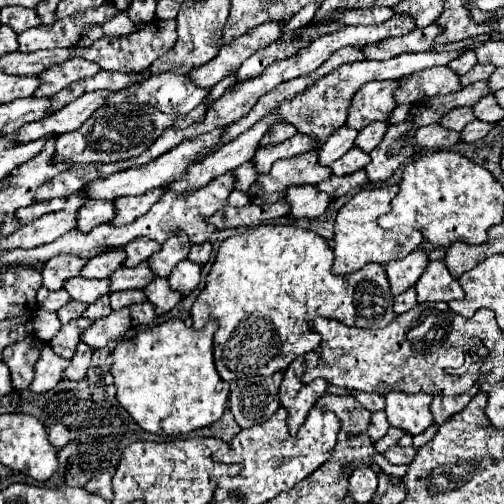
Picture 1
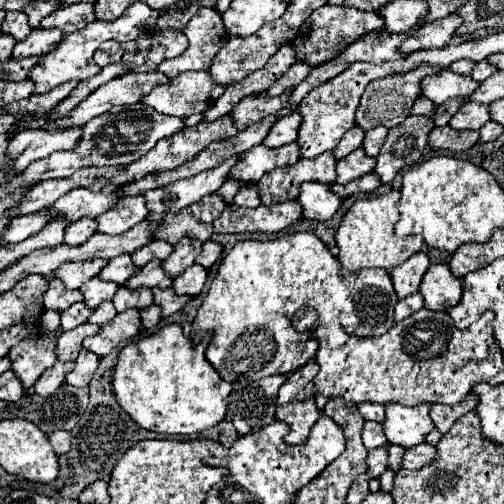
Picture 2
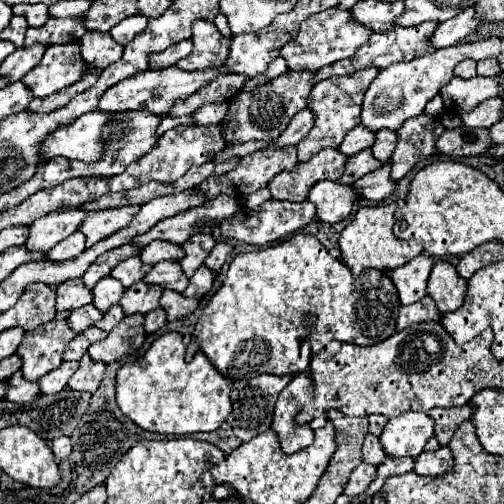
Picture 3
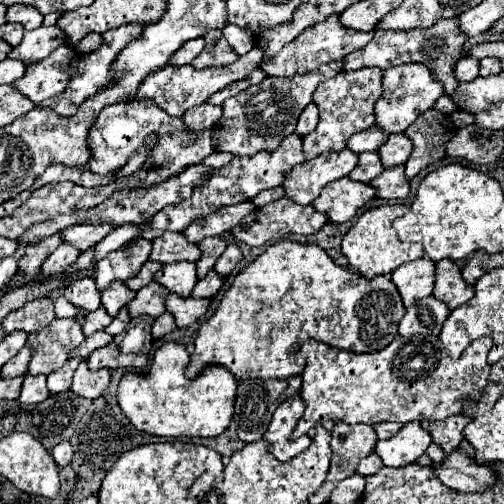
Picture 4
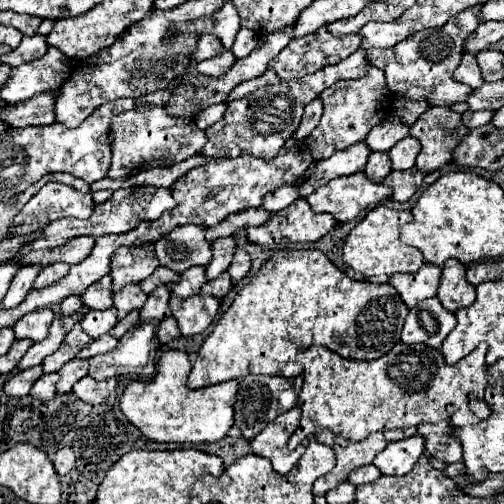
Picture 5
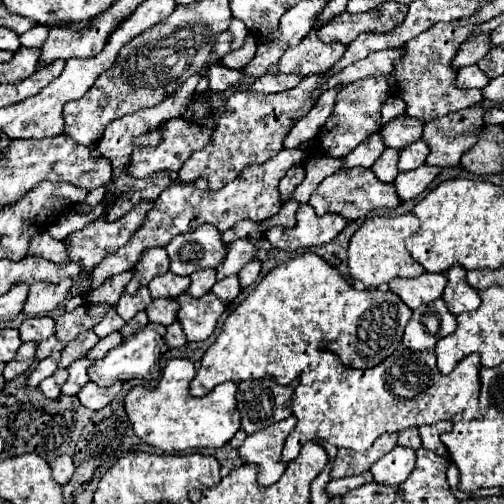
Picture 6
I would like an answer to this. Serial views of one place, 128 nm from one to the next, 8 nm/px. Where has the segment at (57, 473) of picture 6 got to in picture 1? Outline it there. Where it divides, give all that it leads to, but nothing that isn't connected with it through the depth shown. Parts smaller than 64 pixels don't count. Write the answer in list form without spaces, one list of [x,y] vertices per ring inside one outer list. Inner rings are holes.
[[[54,424],[54,426],[50,428],[50,442],[52,442],[54,446],[58,446],[56,450],[60,450],[62,446],[66,446],[68,440],[70,440],[70,430],[68,430],[64,424]]]

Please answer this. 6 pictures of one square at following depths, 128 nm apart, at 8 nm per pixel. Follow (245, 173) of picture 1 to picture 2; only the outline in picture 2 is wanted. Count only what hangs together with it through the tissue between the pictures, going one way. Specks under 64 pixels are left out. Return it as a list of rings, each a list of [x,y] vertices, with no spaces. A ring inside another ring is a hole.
[[[226,180],[226,182],[220,186],[218,194],[222,196],[222,200],[224,200],[226,204],[232,204],[232,198],[234,198],[234,194],[236,194],[240,188],[242,188],[240,180]]]

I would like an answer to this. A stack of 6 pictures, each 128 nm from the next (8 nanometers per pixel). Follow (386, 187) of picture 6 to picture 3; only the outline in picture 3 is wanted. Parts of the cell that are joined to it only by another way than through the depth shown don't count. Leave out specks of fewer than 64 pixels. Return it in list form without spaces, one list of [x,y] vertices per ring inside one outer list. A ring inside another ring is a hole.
[[[326,180],[316,182],[308,192],[308,200],[316,206],[316,218],[328,224],[344,220],[352,212],[352,204],[356,198],[358,196],[352,186]]]

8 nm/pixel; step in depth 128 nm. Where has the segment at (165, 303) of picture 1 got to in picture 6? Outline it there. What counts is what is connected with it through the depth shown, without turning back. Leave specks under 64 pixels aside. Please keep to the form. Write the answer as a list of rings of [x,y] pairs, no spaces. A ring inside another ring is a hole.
[[[212,292],[200,296],[200,298],[190,298],[190,296],[182,294],[176,300],[180,304],[178,322],[182,324],[184,334],[190,342],[206,340],[214,332],[214,326],[216,326],[220,314],[226,310],[226,304],[222,304]]]

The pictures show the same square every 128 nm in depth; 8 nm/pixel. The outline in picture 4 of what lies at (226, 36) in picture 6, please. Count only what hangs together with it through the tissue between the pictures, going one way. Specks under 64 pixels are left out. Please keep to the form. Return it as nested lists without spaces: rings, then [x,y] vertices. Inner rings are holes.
[[[194,38],[190,42],[184,42],[168,60],[170,66],[180,66],[180,64],[190,64],[204,48],[204,40],[202,38]]]

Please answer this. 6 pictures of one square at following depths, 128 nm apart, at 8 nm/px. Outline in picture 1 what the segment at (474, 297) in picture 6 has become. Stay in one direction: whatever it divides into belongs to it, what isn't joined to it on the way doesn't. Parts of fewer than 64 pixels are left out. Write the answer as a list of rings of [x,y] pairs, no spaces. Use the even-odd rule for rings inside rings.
[[[432,260],[414,288],[418,292],[418,302],[450,302],[464,298],[462,286],[442,260]]]

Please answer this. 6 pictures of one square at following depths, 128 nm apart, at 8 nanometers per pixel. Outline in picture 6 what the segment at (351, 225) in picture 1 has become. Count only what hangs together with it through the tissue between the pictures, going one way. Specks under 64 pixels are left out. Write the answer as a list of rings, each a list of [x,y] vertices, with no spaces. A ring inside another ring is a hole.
[[[414,214],[402,216],[374,216],[366,220],[352,236],[348,244],[348,270],[354,280],[364,282],[366,288],[378,288],[388,284],[392,278],[416,278],[424,272],[422,264],[412,258],[412,254],[404,246],[404,238],[410,236],[418,228],[418,220]]]

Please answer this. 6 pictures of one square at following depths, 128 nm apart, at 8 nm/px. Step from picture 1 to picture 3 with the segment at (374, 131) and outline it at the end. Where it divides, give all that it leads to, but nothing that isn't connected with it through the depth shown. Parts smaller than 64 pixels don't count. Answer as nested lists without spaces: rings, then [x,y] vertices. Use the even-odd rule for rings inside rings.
[[[378,130],[376,132],[376,142],[372,146],[374,158],[380,160],[380,162],[388,162],[394,146],[396,146],[396,132],[392,132],[392,130]]]

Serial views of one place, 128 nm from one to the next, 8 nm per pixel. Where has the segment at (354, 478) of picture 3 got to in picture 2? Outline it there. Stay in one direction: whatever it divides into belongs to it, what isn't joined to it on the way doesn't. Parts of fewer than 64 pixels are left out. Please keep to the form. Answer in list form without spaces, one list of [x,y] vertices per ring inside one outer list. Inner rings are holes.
[[[386,442],[384,448],[376,448],[376,450],[368,452],[368,458],[366,458],[366,462],[368,462],[368,472],[366,472],[368,478],[376,478],[386,470],[386,466],[388,466],[388,448],[390,448],[390,444]]]

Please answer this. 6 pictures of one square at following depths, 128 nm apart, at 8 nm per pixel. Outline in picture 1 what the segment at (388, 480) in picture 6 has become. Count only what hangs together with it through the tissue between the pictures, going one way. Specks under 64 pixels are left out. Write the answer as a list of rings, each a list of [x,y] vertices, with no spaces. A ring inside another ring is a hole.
[[[388,392],[386,408],[384,408],[388,422],[392,426],[404,428],[412,436],[424,432],[430,424],[434,424],[430,412],[432,398],[434,396],[428,396],[424,392],[408,394],[408,396],[404,396],[404,392]]]

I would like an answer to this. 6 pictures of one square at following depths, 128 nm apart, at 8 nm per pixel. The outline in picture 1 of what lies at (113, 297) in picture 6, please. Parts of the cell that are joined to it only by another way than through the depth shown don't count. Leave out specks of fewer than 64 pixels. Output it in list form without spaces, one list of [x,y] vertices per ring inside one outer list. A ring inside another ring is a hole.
[[[40,288],[38,290],[38,306],[42,310],[48,310],[48,312],[56,312],[60,306],[64,306],[66,302],[70,302],[70,296],[66,290],[46,290],[46,288]]]

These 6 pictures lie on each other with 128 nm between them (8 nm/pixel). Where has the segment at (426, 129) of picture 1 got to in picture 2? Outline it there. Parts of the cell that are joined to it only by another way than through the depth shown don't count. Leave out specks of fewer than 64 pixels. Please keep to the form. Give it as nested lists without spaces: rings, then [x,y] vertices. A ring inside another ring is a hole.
[[[450,126],[432,128],[428,134],[428,144],[434,150],[450,150],[450,152],[464,152],[472,148],[478,140],[476,130],[452,130]]]

